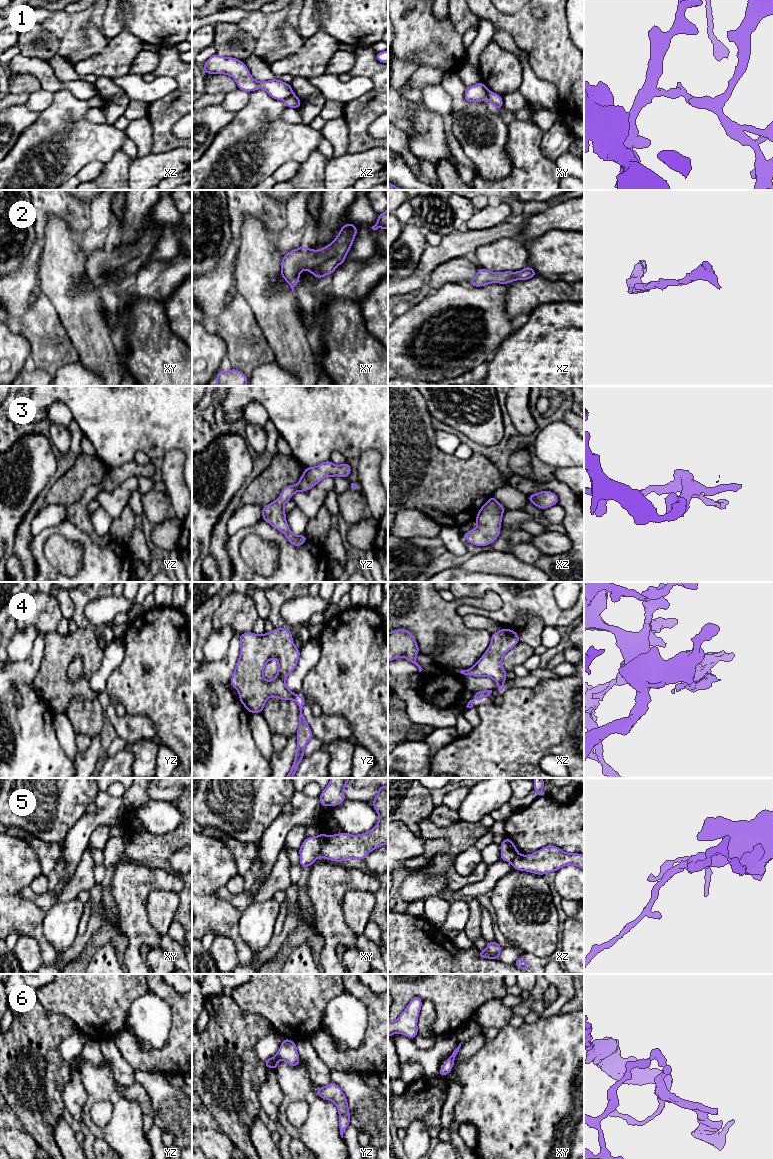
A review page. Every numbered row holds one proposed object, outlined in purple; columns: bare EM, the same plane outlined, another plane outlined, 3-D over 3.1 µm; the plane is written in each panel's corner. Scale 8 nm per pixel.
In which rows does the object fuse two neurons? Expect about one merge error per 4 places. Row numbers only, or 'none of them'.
1, 4, 5, 6

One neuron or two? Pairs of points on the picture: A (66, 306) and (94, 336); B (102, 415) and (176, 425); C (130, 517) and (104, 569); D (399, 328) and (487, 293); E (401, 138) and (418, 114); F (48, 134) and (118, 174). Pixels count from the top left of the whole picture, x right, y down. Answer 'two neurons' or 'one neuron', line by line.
A: one neuron
B: one neuron
C: two neurons
D: one neuron
E: two neurons
F: two neurons

